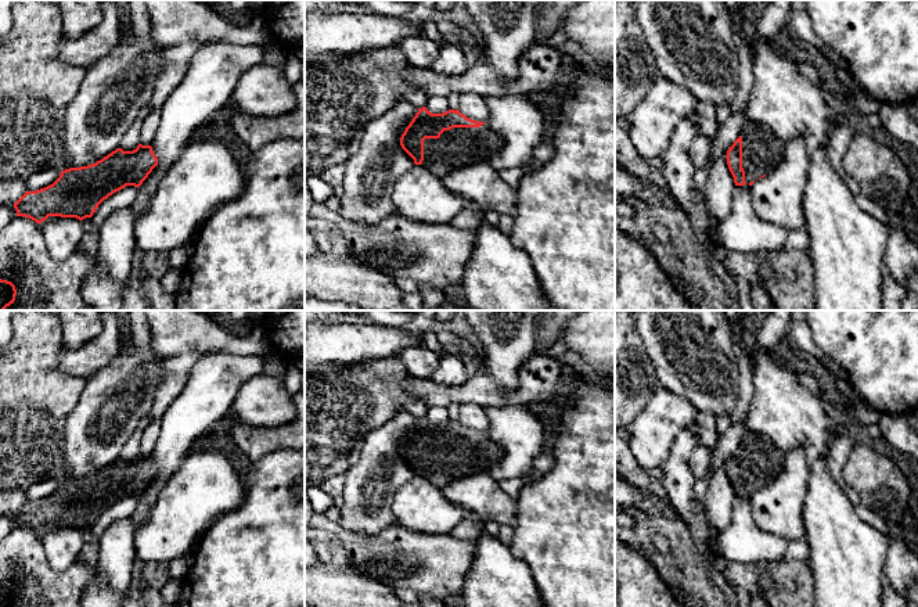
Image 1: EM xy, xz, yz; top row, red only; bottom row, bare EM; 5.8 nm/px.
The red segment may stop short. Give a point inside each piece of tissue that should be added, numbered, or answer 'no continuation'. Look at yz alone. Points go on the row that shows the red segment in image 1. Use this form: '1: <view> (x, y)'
1: yz (762, 150)

